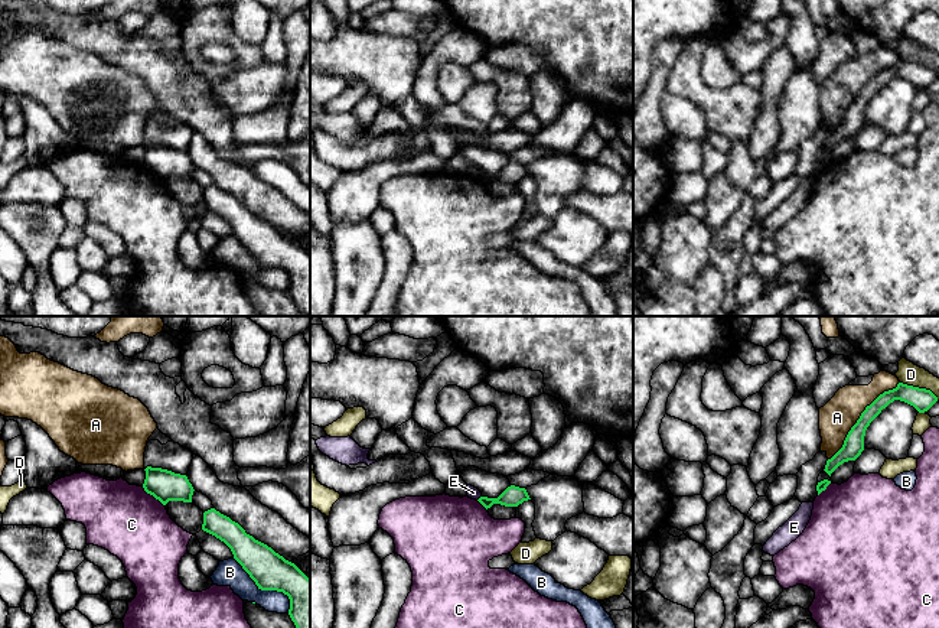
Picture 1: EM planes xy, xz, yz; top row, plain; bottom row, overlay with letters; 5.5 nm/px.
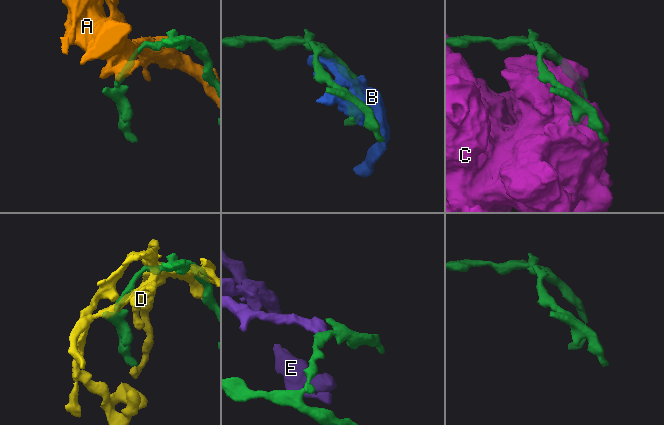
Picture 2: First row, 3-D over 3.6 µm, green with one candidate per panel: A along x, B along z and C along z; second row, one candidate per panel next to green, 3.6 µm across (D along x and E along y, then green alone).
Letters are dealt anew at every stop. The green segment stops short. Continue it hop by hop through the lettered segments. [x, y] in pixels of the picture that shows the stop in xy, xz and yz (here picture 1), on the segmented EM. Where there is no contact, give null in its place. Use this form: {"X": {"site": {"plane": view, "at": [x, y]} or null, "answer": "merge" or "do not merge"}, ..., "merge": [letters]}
{"A": {"site": {"plane": "yz", "at": [860, 416]}, "answer": "do not merge"}, "B": {"site": {"plane": "xy", "at": [267, 589]}, "answer": "do not merge"}, "C": {"site": {"plane": "xy", "at": [153, 495]}, "answer": "do not merge"}, "D": {"site": {"plane": "yz", "at": [920, 389]}, "answer": "do not merge"}, "E": {"site": {"plane": "xz", "at": [479, 498]}, "answer": "do not merge"}, "merge": []}

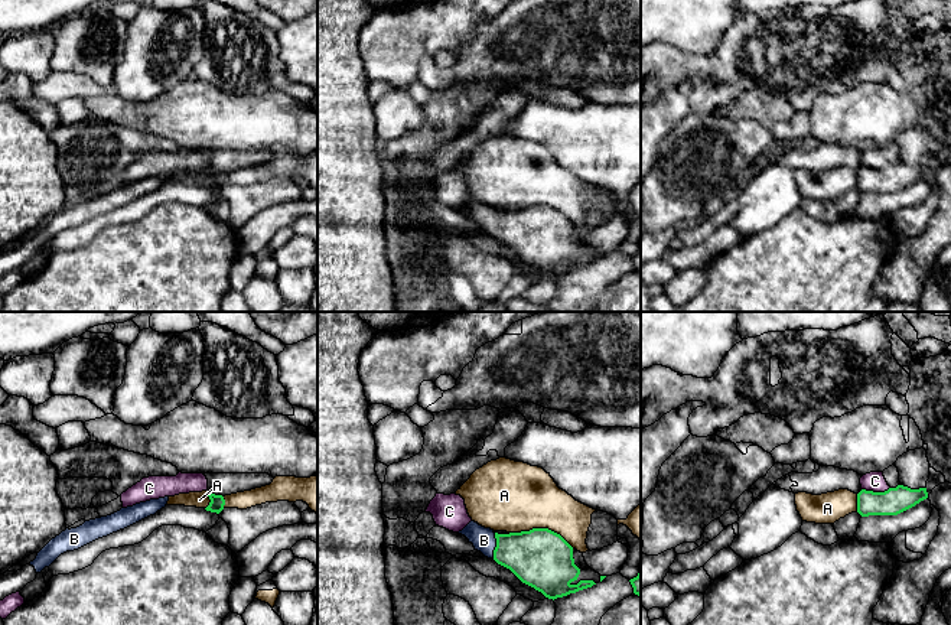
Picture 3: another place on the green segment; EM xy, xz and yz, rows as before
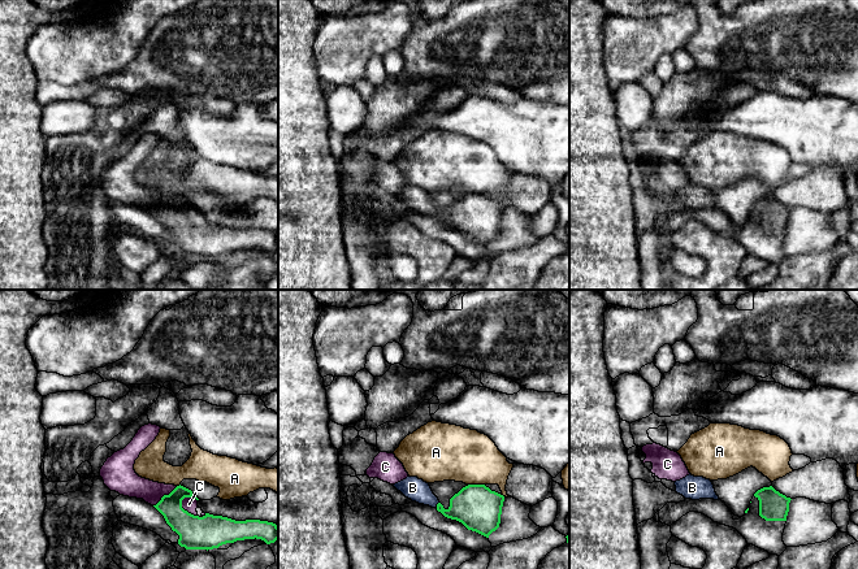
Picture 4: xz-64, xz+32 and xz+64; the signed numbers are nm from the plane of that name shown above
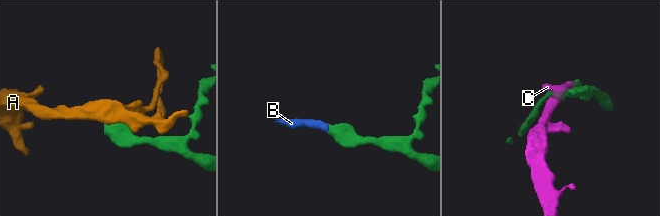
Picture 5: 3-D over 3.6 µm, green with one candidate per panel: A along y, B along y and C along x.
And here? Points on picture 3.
{"A": {"site": {"plane": "xz", "at": [541, 529]}, "answer": "do not merge"}, "B": {"site": {"plane": "xz", "at": [497, 546]}, "answer": "merge"}, "C": {"site": {"plane": "yz", "at": [875, 492]}, "answer": "do not merge"}, "merge": ["B"]}

